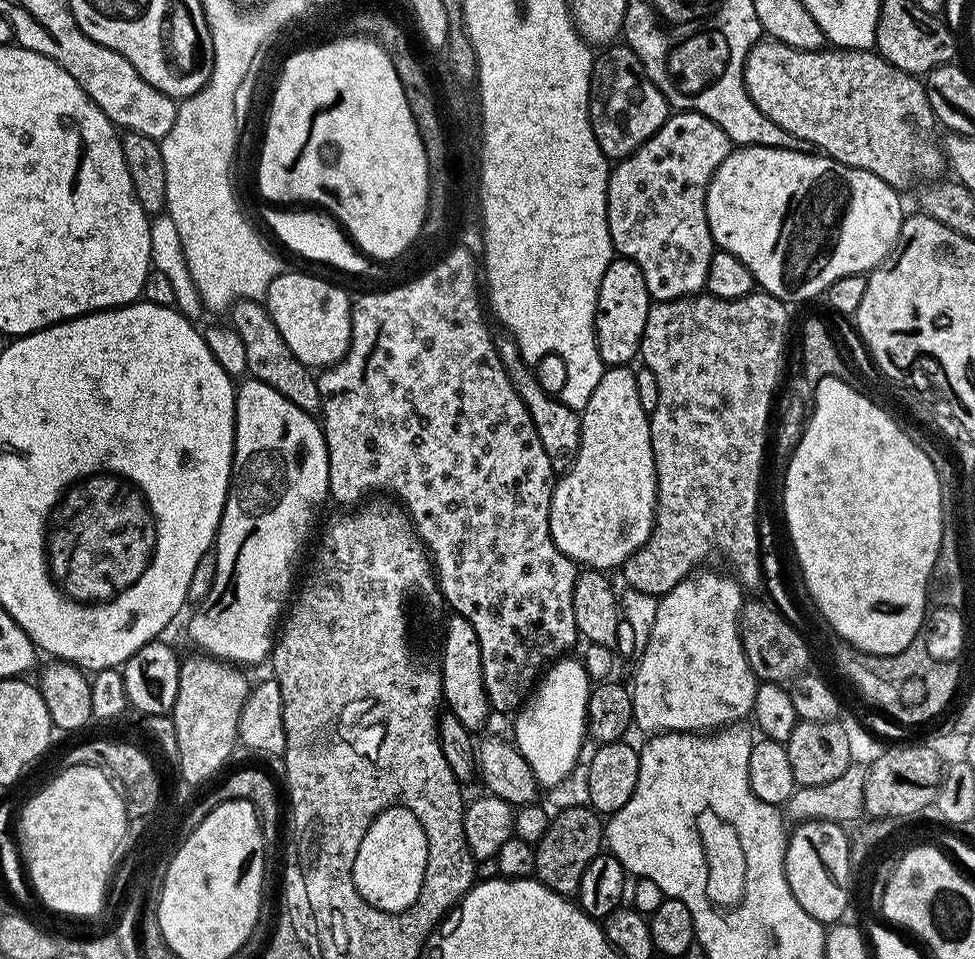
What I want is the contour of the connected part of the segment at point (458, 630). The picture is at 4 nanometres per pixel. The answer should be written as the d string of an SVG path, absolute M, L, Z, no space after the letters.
M455 614L450 618L444 636L442 654L440 650L443 701L447 709L454 714L454 718L458 718L458 722L462 722L462 726L479 730L487 722L491 711L482 674L481 647L470 622L466 622L464 618Z

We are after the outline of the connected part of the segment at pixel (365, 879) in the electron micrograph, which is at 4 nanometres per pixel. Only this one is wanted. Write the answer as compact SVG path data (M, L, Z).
M387 808L366 830L354 858L354 886L380 912L404 912L418 898L426 874L428 843L422 822L408 808Z

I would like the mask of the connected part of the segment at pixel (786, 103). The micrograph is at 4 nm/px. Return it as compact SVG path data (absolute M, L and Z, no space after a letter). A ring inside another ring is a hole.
M764 38L757 42L748 52L748 57L744 63L744 85L754 102L754 106L758 106L758 110L762 110L762 114L766 114L766 118L770 118L770 122L782 126L782 130L786 130L786 134L793 136L797 142L804 143L805 140L806 143L813 144L813 146L808 146L819 150L823 155L829 156L831 160L837 160L846 166L854 166L858 170L866 170L870 174L882 178L882 182L886 182L891 188L897 190L905 190L904 188L919 182L920 164L924 164L928 160L928 151L932 148L932 144L928 139L935 134L936 128L938 129L938 121L932 112L932 107L928 105L928 95L923 83L913 73L898 70L898 66L894 66L889 60L885 60L883 56L875 51L821 50L819 52L803 52L797 48L780 44L771 38Z

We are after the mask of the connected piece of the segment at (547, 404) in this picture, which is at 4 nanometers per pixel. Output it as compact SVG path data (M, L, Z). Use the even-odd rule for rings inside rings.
M507 334L495 337L496 357L504 365L514 390L522 398L530 418L534 422L534 430L538 430L538 438L542 438L542 450L546 450L546 458L552 460L552 471L561 474L571 466L572 460L578 454L580 440L581 413L577 409L566 406L555 395L552 396L536 381L536 376L531 372L529 365L522 359L516 341Z

